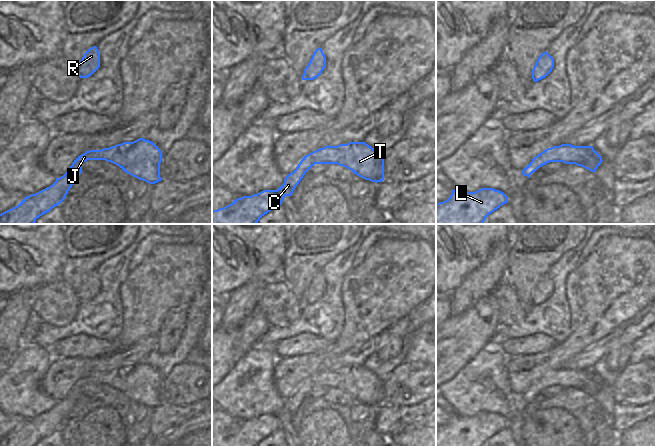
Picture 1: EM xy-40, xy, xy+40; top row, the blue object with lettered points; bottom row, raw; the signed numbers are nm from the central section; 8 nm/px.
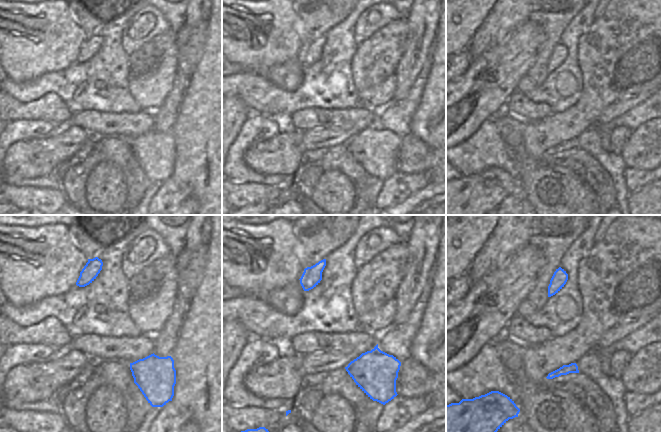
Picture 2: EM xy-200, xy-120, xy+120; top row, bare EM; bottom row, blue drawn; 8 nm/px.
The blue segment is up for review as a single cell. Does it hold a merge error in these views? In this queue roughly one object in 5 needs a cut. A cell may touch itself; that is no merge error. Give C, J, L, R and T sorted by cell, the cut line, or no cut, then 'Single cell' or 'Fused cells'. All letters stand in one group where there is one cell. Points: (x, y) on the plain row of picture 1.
Groups: C J L R T. No split. Single cell

